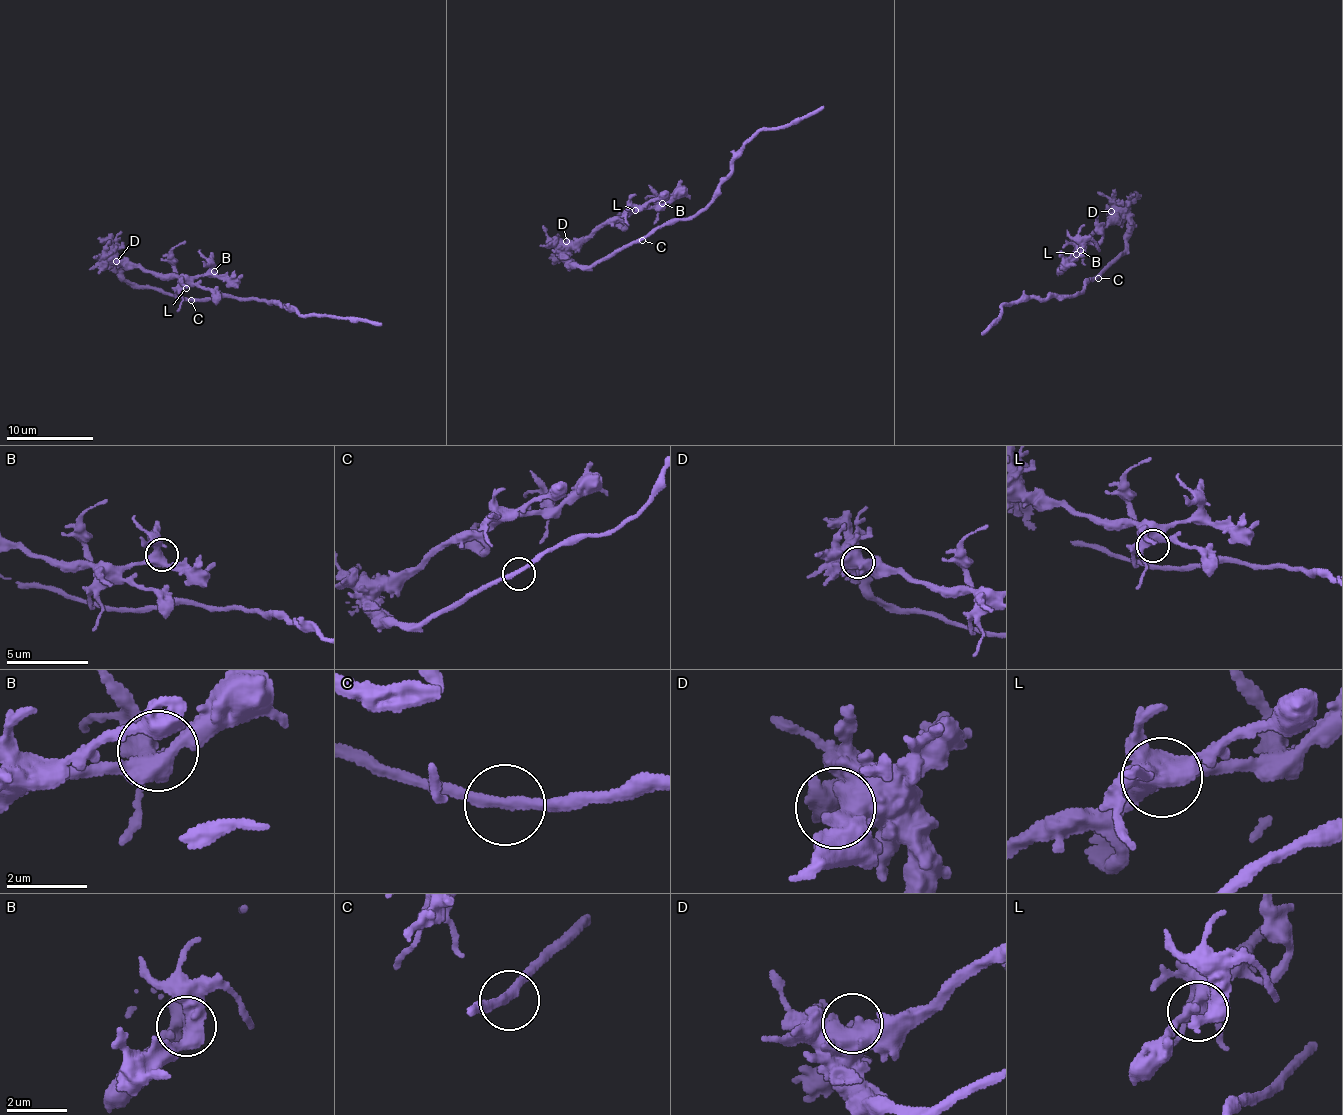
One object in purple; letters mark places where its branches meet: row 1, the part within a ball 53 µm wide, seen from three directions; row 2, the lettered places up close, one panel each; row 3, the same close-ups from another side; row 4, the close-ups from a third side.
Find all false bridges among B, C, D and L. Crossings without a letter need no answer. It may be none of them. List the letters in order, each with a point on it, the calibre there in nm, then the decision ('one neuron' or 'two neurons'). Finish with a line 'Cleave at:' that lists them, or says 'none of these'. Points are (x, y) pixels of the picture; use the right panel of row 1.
B: place (1080, 250); calibre 440 nm; one neuron
C: place (1098, 278); calibre 260 nm; one neuron
D: place (1111, 211); calibre 650 nm; one neuron
L: place (1076, 254); calibre 480 nm; one neuron
Cleave at: none of these

